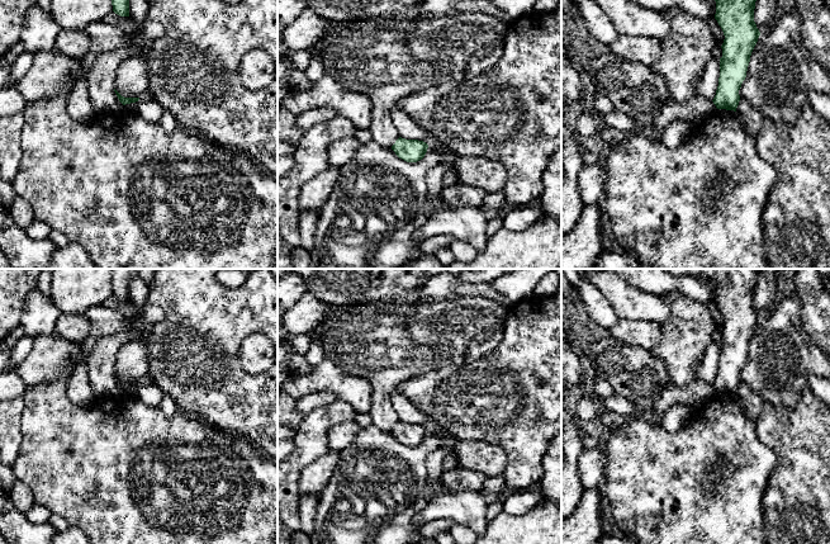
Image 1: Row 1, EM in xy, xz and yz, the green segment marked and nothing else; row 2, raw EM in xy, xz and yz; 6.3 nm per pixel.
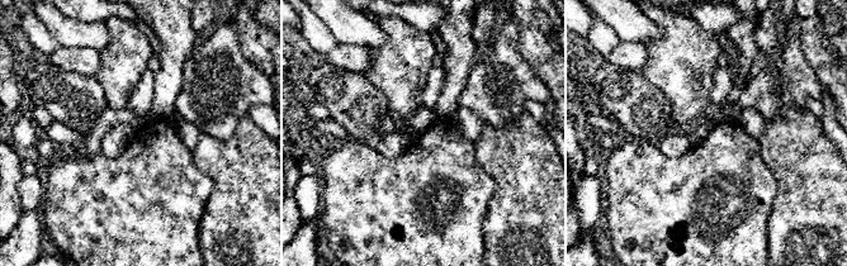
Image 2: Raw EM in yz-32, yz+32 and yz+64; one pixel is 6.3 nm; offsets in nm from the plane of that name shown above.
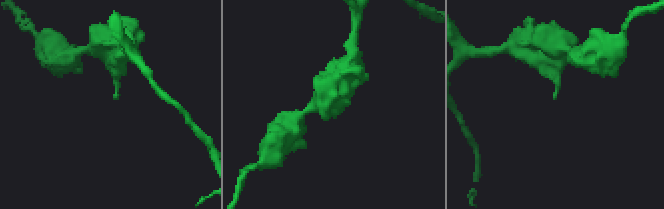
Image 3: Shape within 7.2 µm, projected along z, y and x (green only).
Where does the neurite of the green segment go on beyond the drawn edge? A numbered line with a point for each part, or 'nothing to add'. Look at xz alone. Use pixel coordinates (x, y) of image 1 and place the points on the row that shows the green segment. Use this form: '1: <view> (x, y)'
nothing to add

